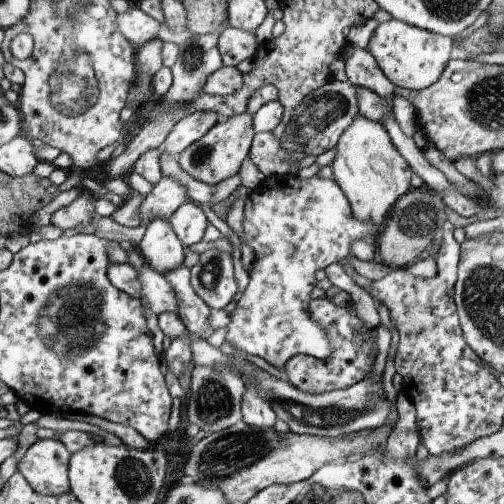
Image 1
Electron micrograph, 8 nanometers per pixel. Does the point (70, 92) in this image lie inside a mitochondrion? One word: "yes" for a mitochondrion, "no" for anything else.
yes

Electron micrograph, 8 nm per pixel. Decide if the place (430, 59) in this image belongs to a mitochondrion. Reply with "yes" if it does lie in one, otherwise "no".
no

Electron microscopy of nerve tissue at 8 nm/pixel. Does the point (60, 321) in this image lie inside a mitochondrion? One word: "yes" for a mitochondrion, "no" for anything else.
yes

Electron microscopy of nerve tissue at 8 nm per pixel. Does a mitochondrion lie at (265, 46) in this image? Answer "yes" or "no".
no

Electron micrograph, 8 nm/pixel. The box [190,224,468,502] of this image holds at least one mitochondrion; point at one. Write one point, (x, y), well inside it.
(225, 457)

